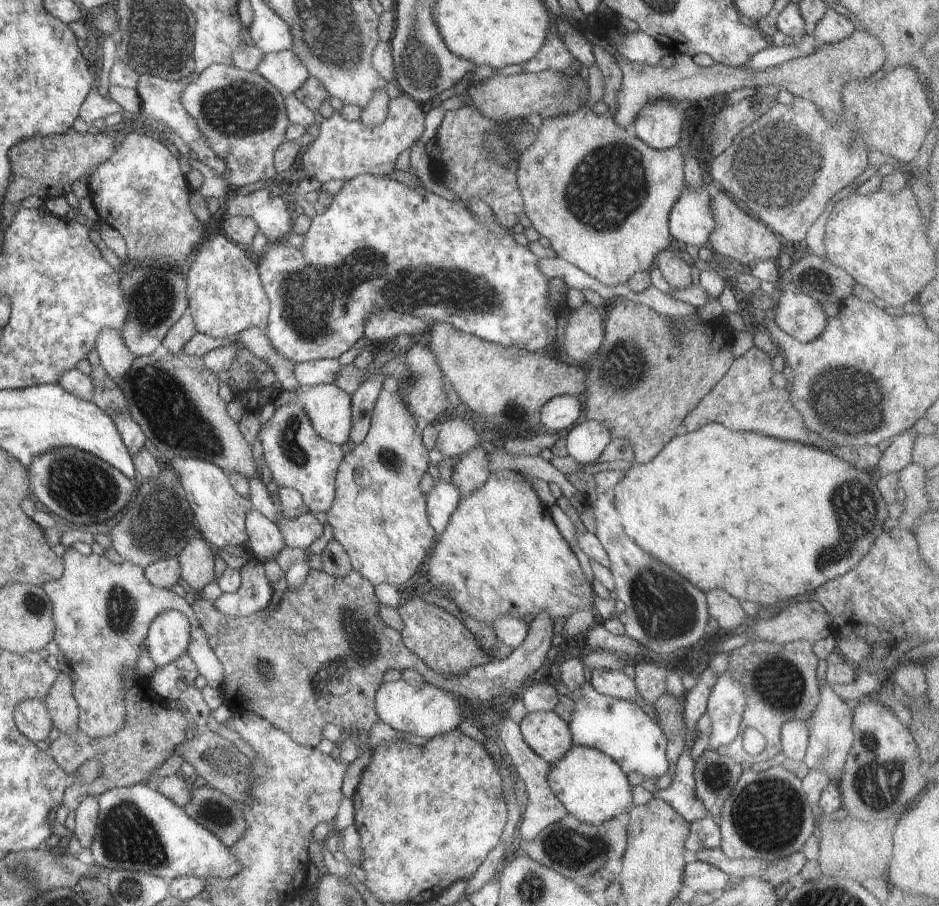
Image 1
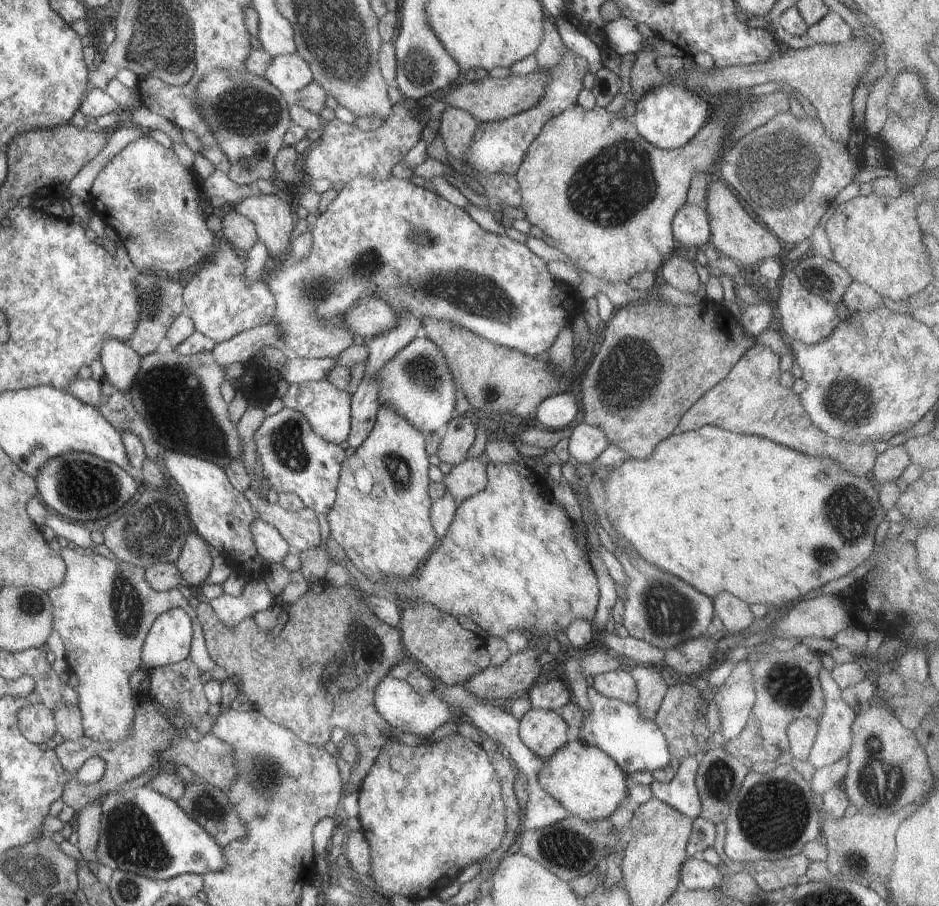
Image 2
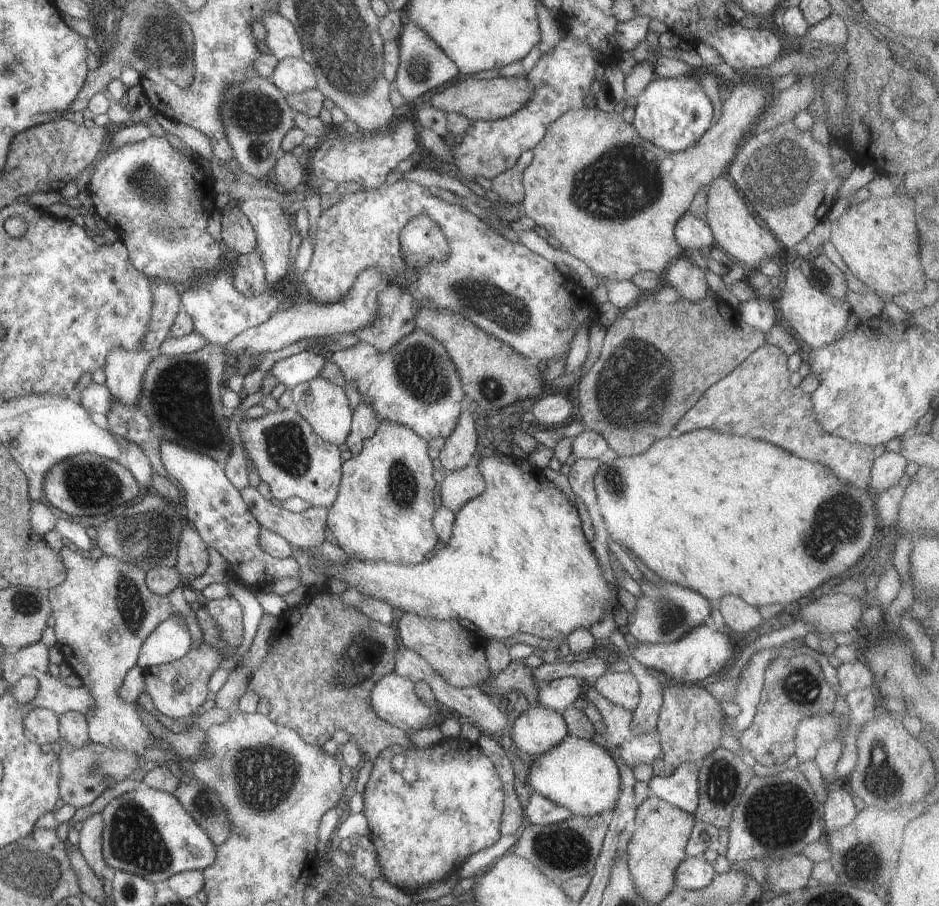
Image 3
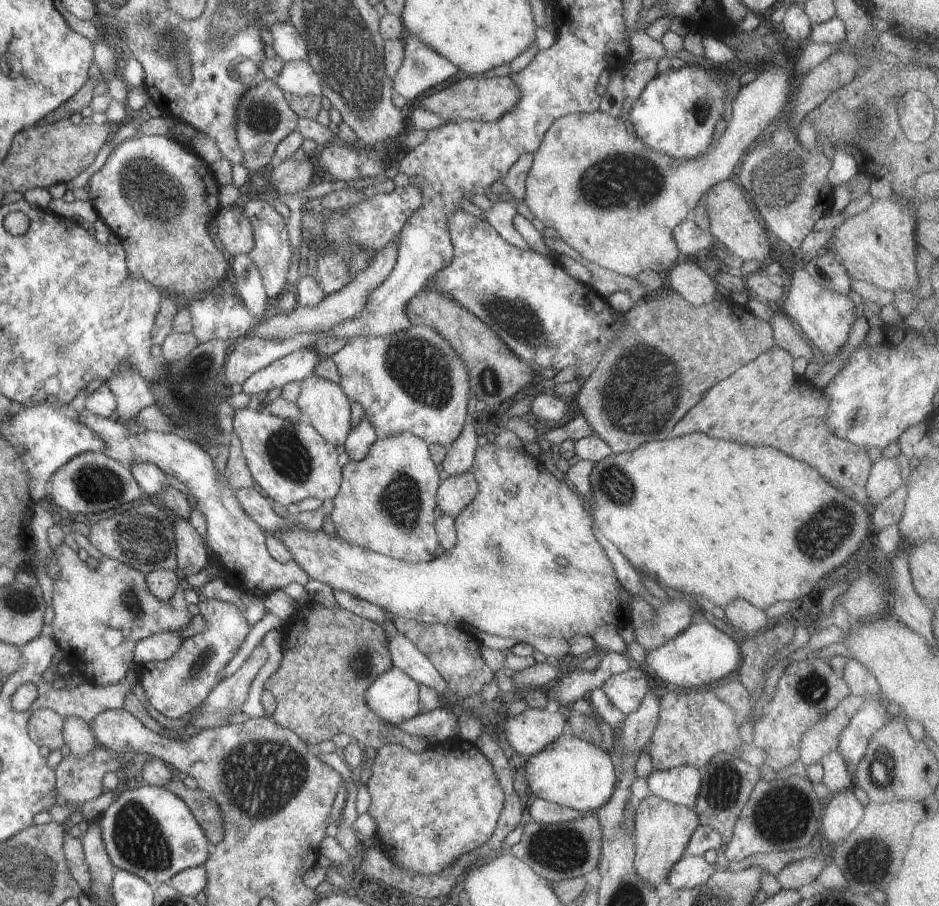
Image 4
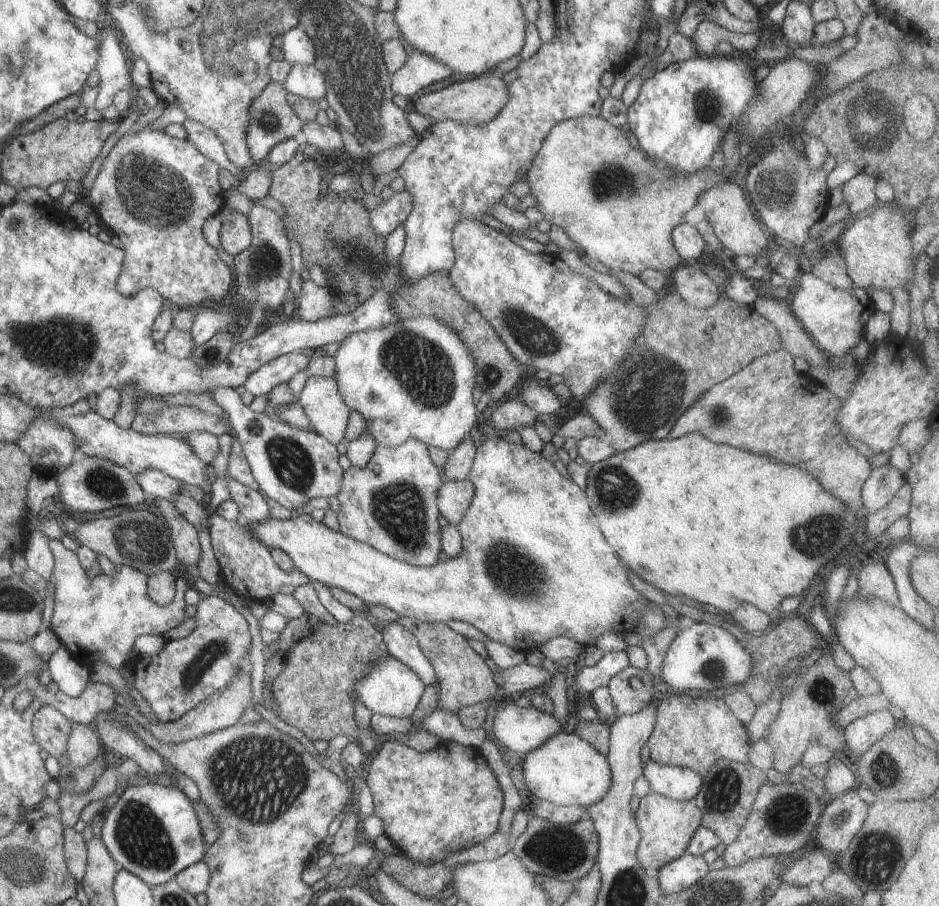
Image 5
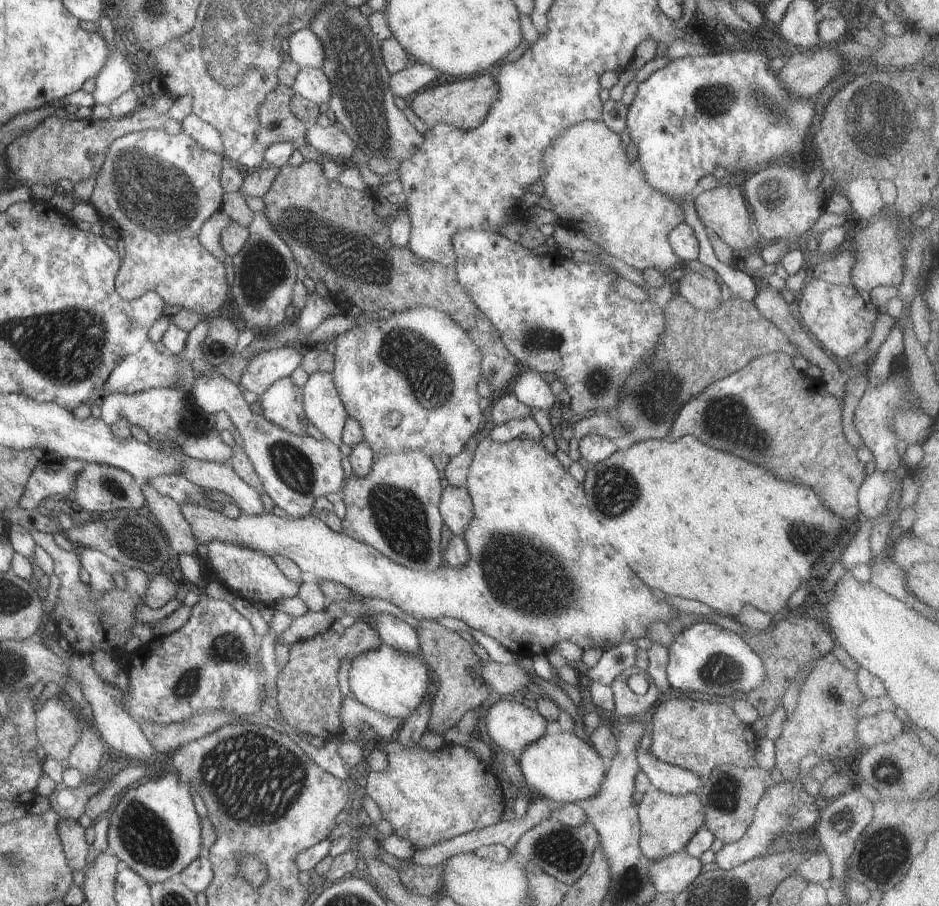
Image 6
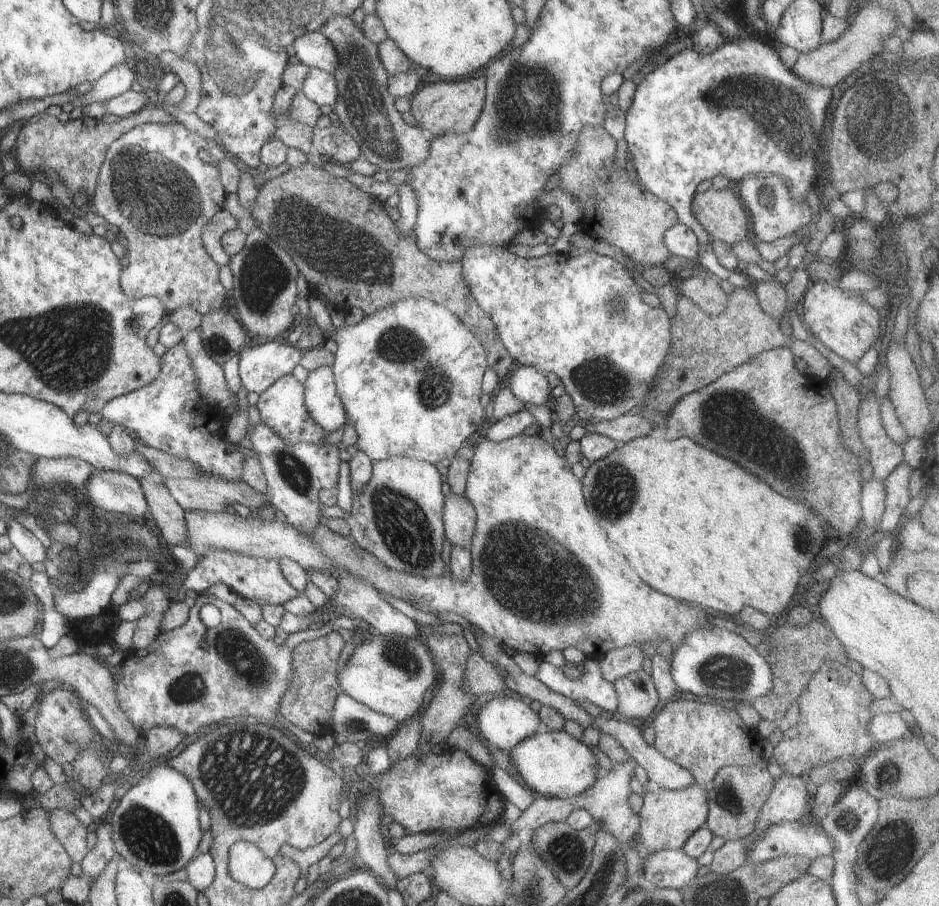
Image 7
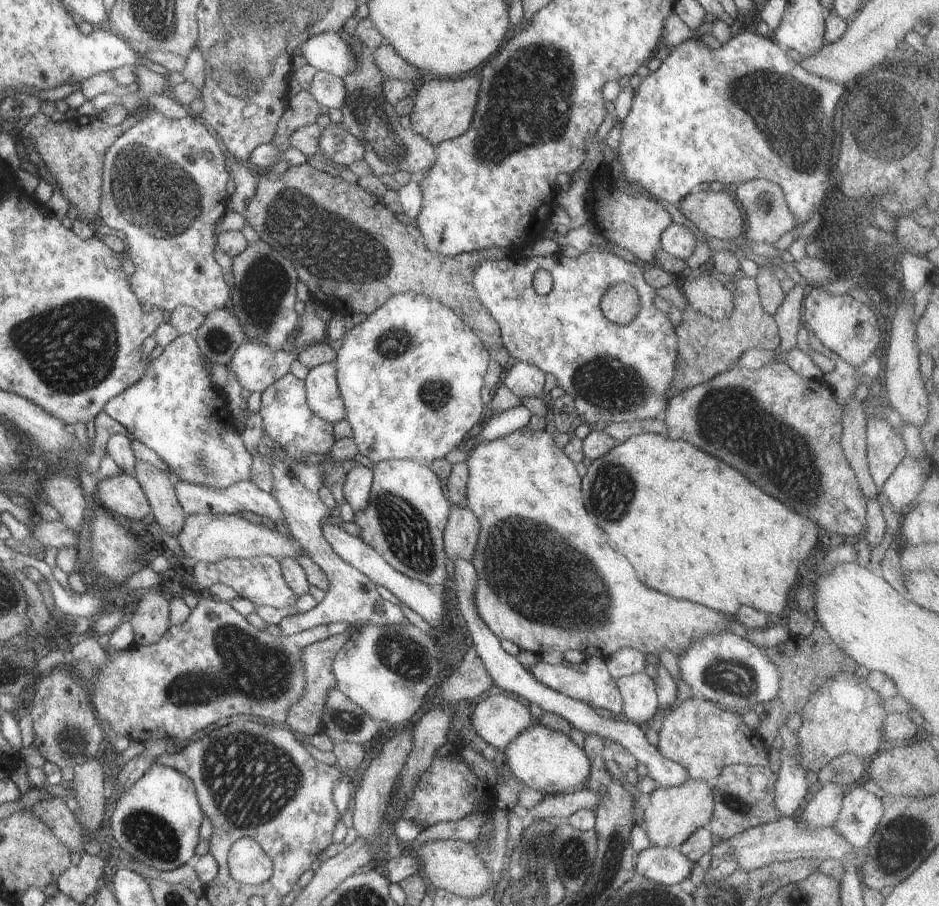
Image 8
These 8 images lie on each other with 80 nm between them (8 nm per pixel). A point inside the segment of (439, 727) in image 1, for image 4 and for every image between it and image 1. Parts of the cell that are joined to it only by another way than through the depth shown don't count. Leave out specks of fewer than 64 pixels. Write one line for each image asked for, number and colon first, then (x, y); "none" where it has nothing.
2: (402, 708)
3: (393, 698)
4: (393, 696)

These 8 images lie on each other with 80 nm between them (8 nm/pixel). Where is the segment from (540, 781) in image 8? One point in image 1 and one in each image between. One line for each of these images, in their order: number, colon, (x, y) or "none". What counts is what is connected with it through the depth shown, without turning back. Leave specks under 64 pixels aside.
1: (591, 786)
2: (590, 785)
3: (578, 774)
4: (571, 772)
5: (565, 770)
6: (561, 767)
7: (553, 763)

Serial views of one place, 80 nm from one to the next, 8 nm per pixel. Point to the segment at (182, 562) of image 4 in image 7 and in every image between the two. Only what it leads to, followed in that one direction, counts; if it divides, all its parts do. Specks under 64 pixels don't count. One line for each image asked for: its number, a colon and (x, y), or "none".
5: (184, 537)
6: (167, 512)
7: (170, 517)

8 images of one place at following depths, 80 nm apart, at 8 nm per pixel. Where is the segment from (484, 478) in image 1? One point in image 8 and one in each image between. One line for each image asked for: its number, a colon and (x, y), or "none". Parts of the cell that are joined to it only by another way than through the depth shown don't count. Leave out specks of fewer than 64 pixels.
2: (470, 477)
3: (461, 486)
4: (454, 493)
5: (454, 497)
6: (456, 507)
7: (459, 518)
8: (460, 538)

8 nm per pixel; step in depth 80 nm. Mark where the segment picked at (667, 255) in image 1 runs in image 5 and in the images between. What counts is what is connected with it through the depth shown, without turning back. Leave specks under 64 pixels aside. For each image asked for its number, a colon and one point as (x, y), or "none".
2: (679, 273)
3: (689, 280)
4: (689, 280)
5: (694, 287)

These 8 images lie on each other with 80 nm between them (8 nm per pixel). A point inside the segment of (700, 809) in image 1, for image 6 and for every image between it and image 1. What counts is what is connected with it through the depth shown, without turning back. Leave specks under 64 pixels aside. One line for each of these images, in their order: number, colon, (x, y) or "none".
2: (680, 793)
3: (681, 789)
4: (681, 785)
5: (678, 783)
6: (671, 779)

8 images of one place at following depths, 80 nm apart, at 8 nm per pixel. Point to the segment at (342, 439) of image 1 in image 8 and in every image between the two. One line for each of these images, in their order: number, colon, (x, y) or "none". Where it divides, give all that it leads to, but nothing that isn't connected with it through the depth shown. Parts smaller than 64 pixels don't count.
2: (327, 409)
3: (325, 406)
4: (323, 404)
5: (320, 398)
6: (323, 407)
7: (322, 400)
8: (324, 397)

